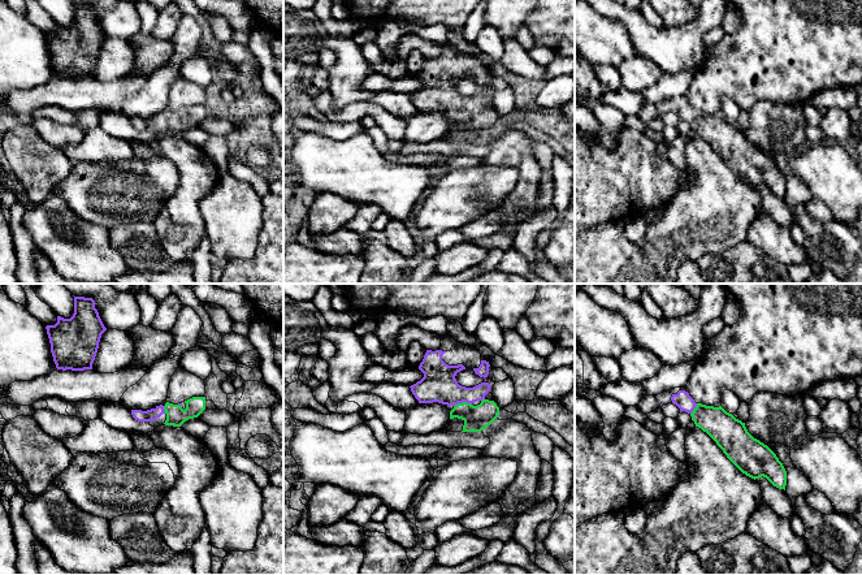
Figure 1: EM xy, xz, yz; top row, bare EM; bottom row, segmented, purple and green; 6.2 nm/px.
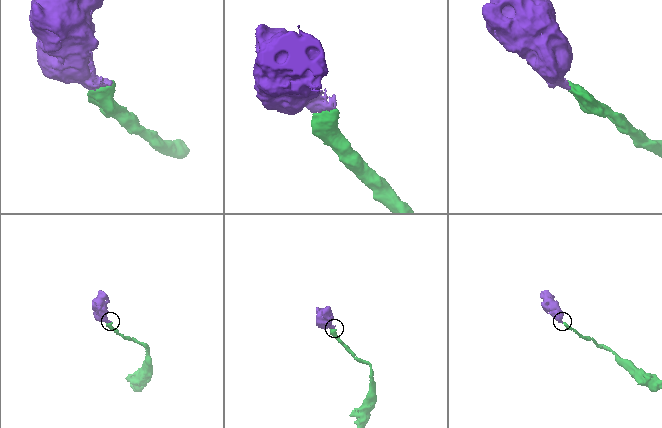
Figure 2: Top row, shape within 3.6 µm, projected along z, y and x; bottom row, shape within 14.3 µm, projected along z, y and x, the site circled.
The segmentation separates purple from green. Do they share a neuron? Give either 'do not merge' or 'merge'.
merge

